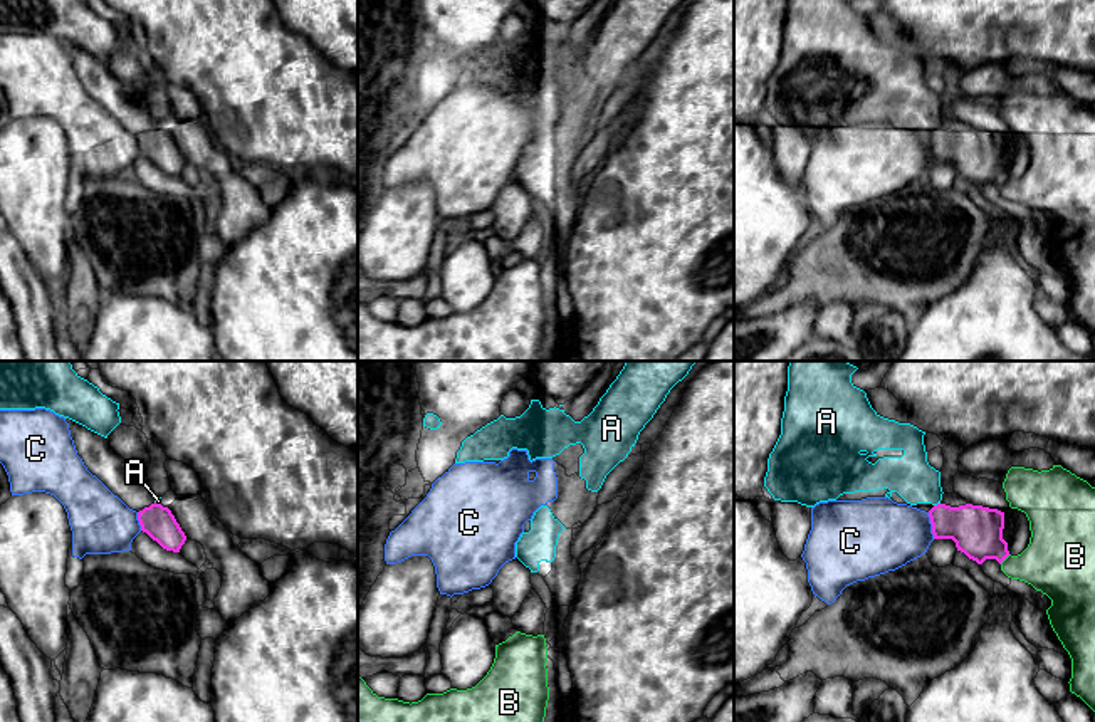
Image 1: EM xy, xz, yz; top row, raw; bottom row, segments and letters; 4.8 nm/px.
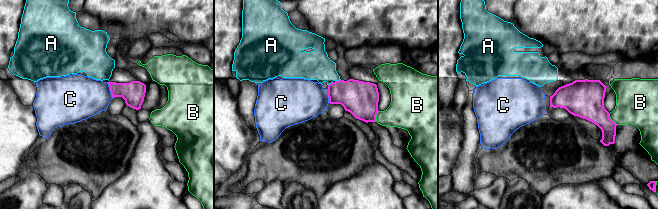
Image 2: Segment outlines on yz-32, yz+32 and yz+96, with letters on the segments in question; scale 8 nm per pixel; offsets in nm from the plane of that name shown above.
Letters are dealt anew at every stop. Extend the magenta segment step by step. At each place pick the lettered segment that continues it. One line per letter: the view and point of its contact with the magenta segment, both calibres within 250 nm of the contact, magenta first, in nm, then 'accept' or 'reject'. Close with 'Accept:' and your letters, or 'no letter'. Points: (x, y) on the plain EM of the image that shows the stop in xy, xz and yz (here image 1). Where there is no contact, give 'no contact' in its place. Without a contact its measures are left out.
A: yz (937, 128) | 240/200 nm | reject
B: yz (1005, 182) | 240/320 nm | reject
C: yz (932, 150) | 240/340 nm | reject
Accept: no letter

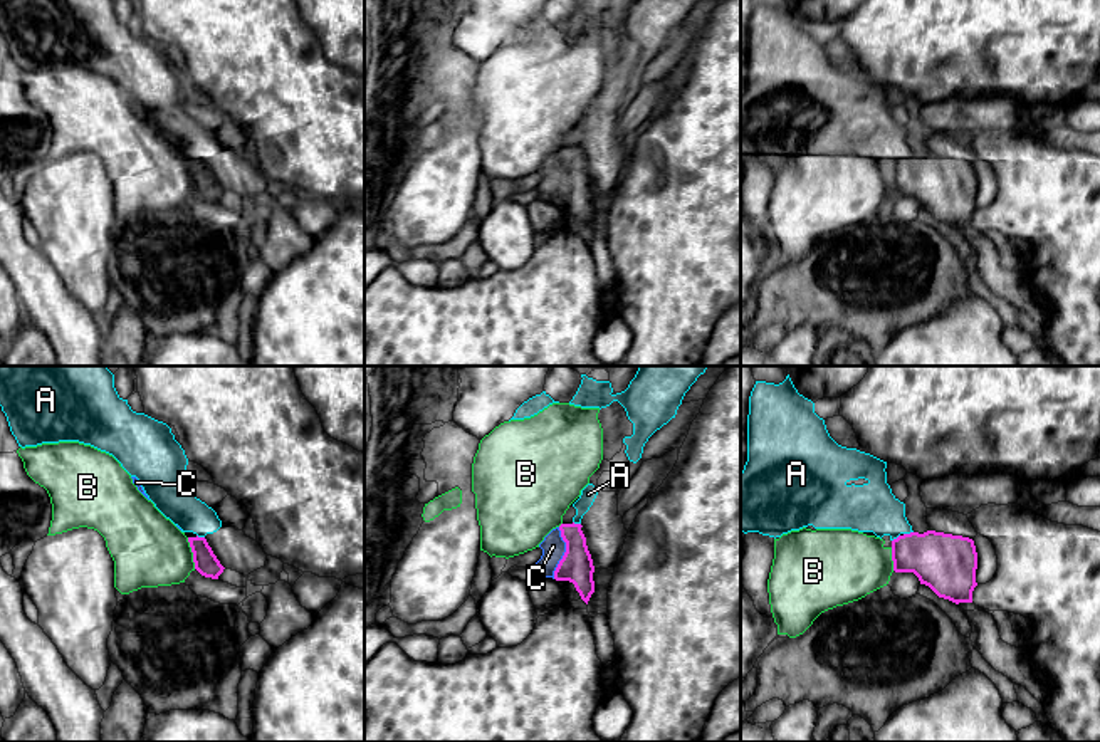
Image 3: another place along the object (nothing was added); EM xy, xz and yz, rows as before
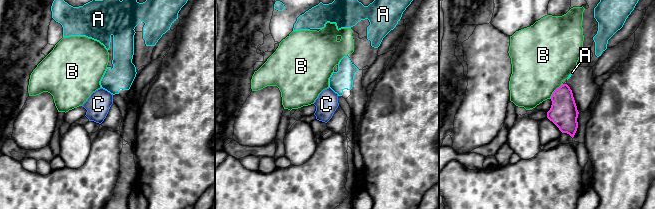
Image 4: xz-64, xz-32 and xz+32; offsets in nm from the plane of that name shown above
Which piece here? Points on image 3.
A: yz (907, 158) | 280/240 nm | reject
B: xy (192, 175) | 110/360 nm | reject
C: xz (565, 177) | 160/120 nm | accept
Accept: C

